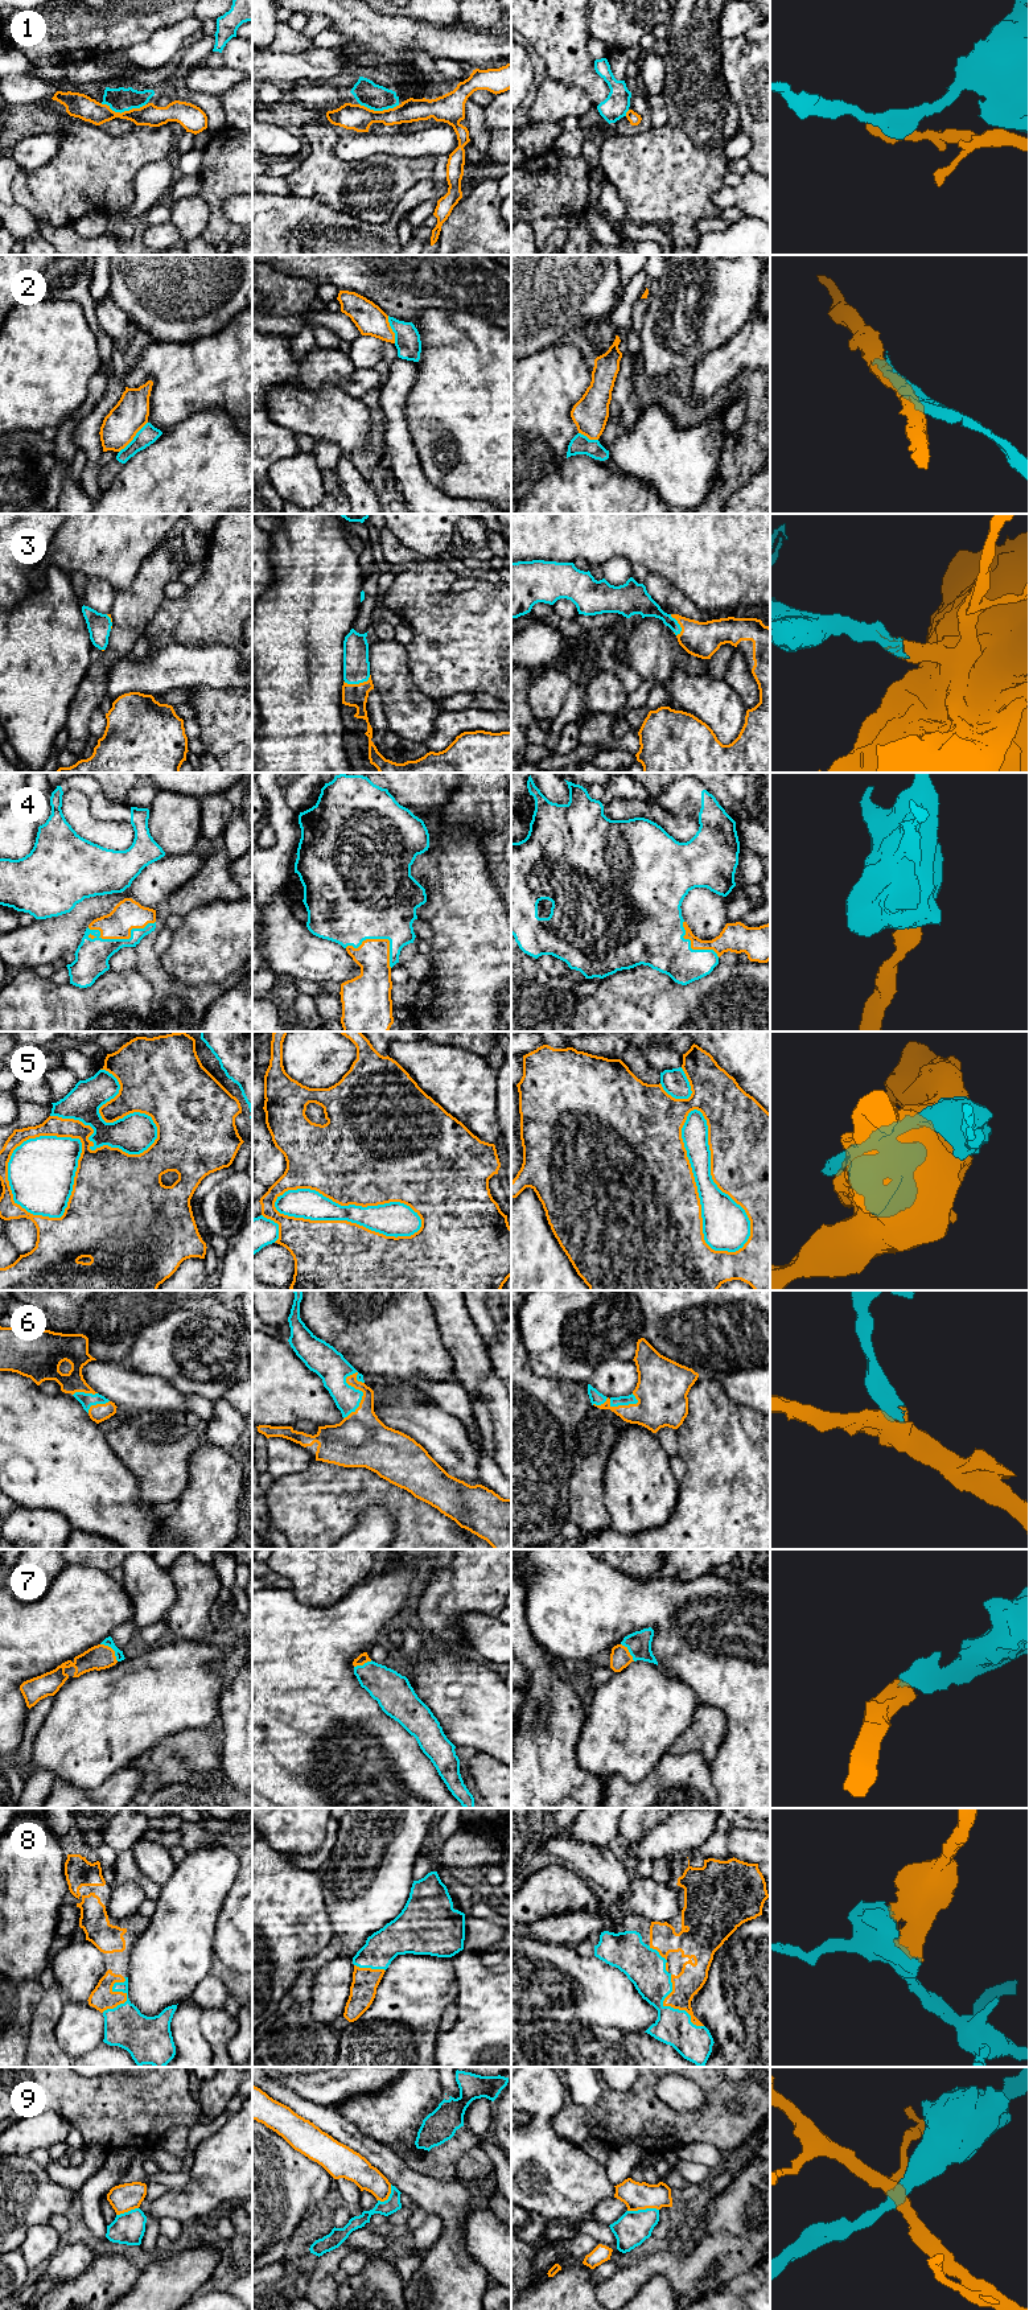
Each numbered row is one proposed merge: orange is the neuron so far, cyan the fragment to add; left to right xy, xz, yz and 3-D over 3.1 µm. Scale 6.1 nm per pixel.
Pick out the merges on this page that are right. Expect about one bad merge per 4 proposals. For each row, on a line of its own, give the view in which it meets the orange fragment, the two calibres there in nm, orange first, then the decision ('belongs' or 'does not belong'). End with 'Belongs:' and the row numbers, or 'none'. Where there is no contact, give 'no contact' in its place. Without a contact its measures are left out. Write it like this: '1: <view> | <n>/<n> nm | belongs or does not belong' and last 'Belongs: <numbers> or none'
1: xy | 140/150 nm | does not belong
2: xy | 220/110 nm | does not belong
3: xz | 140/160 nm | belongs
4: xy | 180/200 nm | belongs
5: yz | 480/260 nm | does not belong
6: xz | 240/190 nm | belongs
7: xy | 150/50 nm | belongs
8: yz | 160/220 nm | belongs
9: yz | 170/200 nm | does not belong
Belongs: 3, 4, 6, 7, 8

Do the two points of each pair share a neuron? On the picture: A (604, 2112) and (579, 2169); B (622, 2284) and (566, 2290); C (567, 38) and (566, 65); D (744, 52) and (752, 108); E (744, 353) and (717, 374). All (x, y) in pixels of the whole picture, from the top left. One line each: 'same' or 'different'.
A: different
B: different
C: same
D: same
E: same

